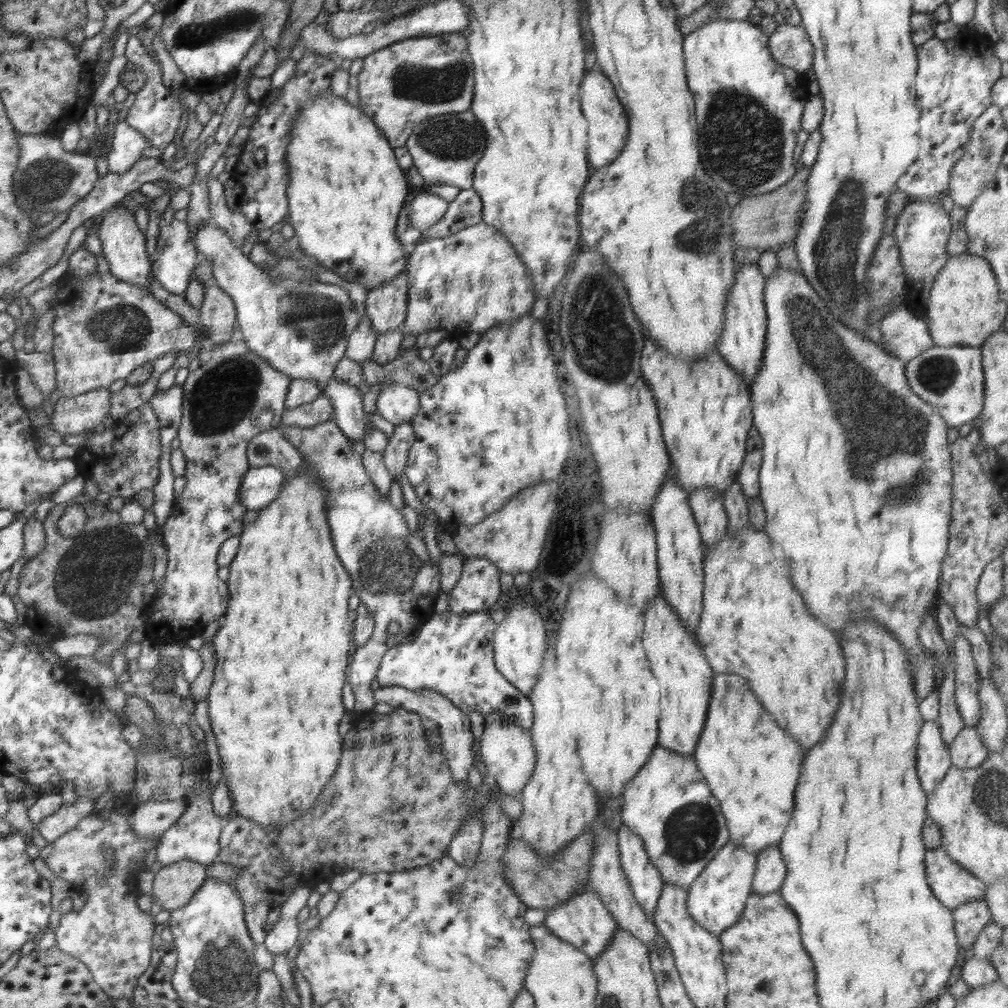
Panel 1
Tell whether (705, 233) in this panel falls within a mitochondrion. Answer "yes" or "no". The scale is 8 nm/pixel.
yes

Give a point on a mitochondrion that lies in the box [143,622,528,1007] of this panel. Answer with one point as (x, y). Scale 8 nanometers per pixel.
(224, 973)

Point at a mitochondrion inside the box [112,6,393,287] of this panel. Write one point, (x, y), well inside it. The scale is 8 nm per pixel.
(191, 35)

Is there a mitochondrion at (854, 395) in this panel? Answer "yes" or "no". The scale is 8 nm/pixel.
yes

